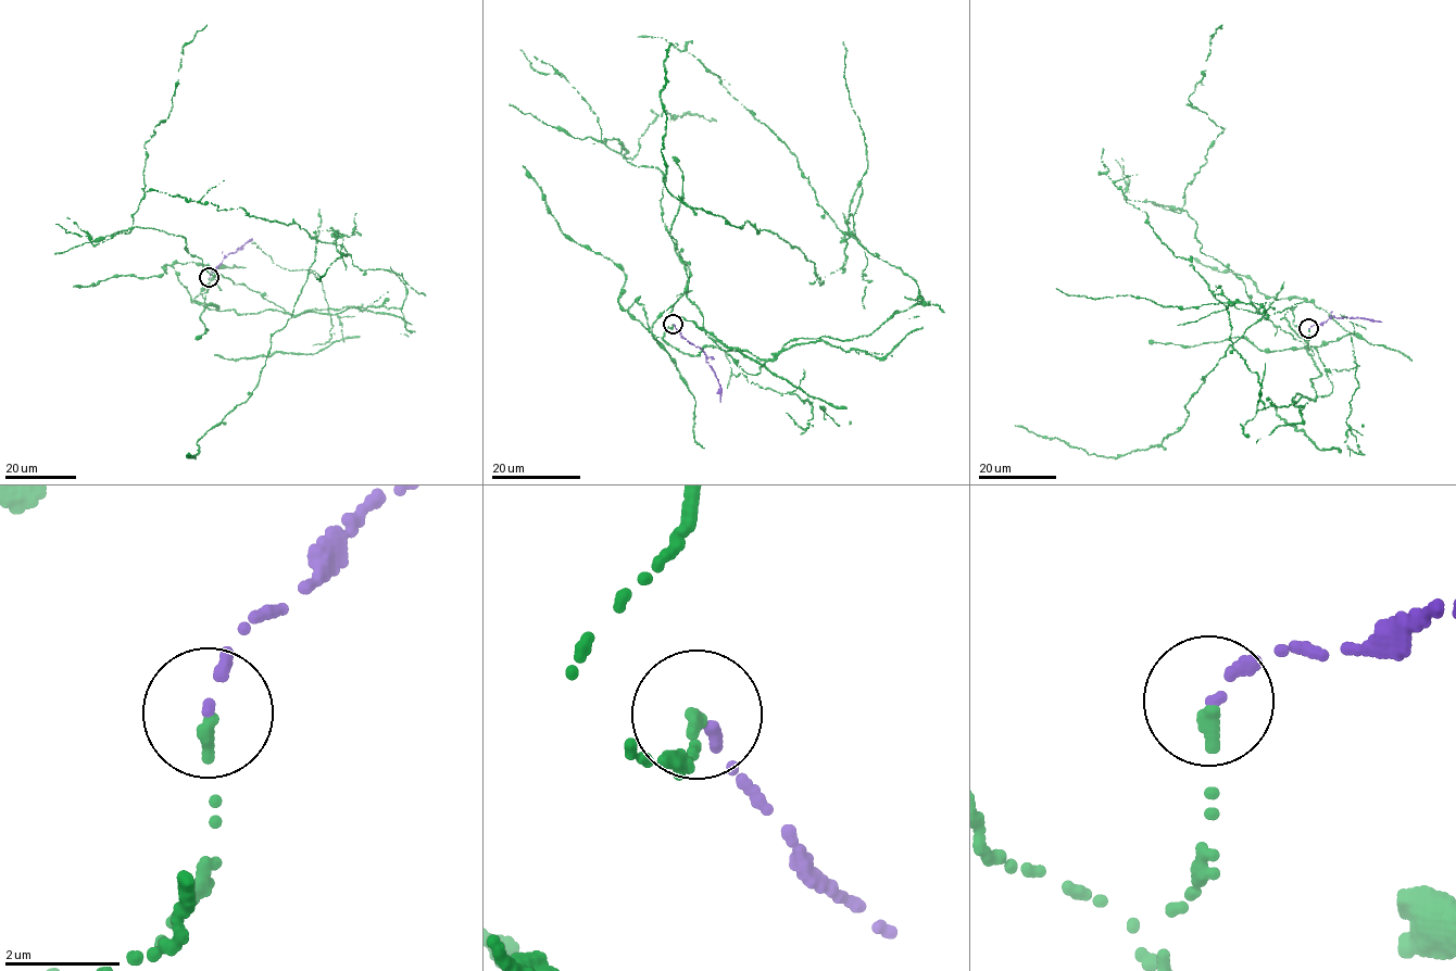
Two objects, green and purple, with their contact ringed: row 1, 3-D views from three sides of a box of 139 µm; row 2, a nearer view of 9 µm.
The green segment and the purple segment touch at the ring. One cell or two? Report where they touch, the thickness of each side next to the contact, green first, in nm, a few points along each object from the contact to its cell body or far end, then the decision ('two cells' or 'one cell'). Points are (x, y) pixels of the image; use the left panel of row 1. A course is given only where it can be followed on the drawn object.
(209, 277) | 240/150 nm | green via (209, 278), (204, 305), (240, 314), (405, 298), (402, 275), (361, 269), (318, 231), (258, 386), (190, 454) | purple via (209, 277), (227, 254), (252, 238) | two cells

